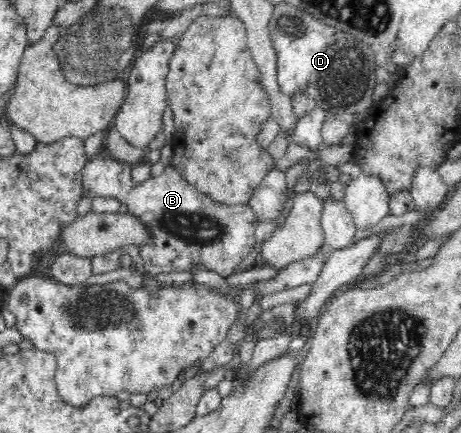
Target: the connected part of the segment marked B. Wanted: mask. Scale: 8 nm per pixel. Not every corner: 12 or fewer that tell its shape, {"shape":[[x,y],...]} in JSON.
{"shape":[[95,156],[84,196],[121,200],[152,233],[151,277],[223,278],[249,256],[258,222],[172,166],[135,186],[133,166]]}

